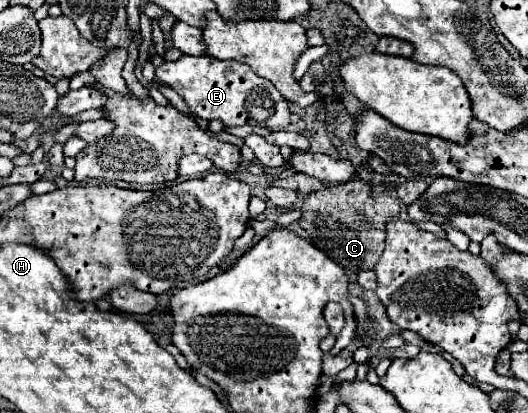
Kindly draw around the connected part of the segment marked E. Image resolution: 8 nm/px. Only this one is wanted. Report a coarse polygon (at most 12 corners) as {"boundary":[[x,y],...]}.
{"boundary":[[239,61],[157,67],[189,109],[227,127],[289,127],[289,101]]}

